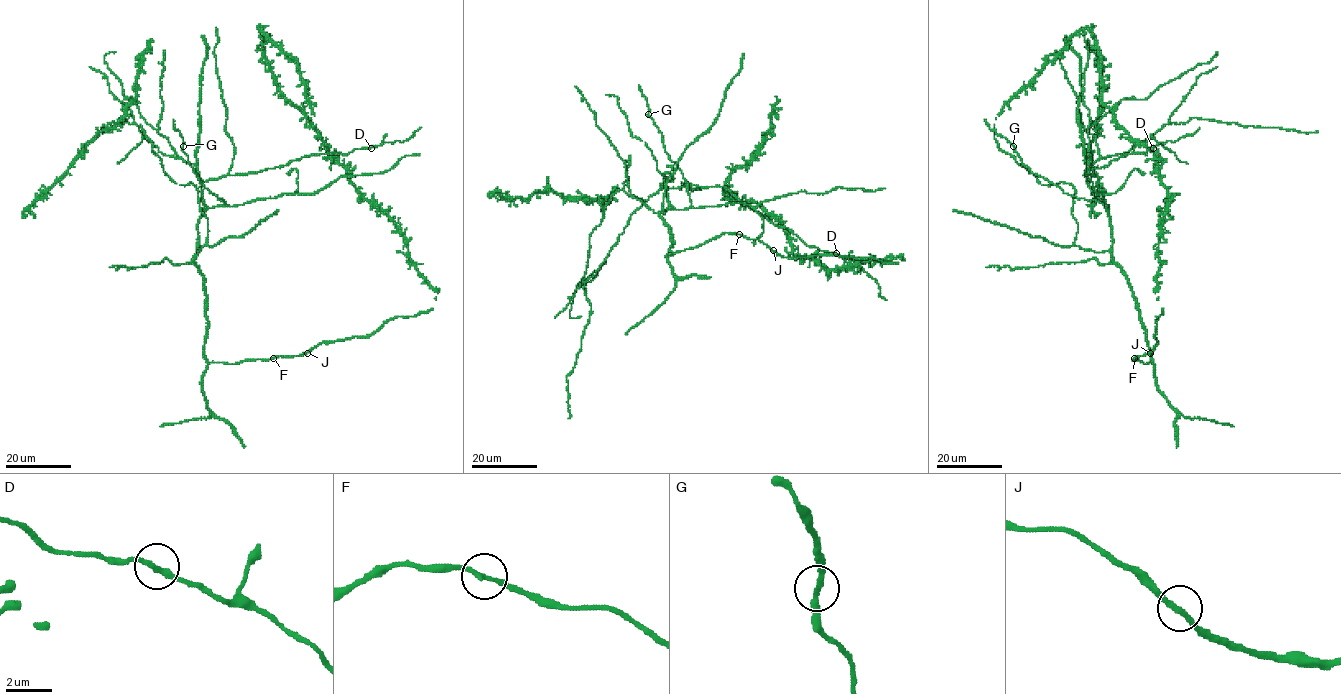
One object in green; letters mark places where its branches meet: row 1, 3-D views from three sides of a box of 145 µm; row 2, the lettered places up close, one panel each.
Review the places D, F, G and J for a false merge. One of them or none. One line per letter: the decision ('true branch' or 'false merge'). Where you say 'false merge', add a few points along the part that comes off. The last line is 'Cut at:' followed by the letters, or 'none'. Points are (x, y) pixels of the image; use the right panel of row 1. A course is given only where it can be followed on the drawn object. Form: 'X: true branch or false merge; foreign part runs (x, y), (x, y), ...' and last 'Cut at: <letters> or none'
D: true branch
F: true branch
G: true branch
J: true branch
Cut at: none

